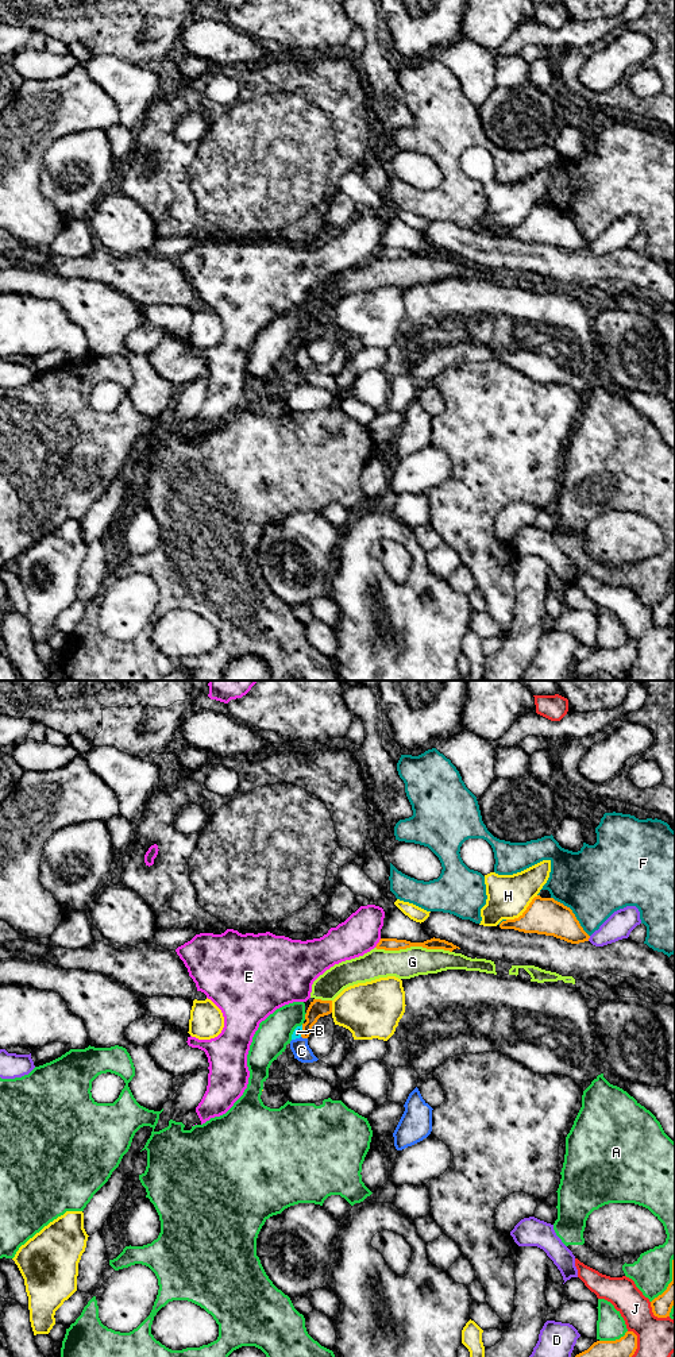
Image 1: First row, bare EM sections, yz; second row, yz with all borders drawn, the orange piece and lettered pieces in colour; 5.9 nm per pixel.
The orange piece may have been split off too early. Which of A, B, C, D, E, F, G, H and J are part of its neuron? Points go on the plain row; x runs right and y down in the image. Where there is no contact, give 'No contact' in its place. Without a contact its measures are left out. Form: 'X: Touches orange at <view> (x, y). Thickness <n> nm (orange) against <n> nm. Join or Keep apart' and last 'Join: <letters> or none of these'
A: Touches orange at yz (613, 650). Thickness 170 nm (orange) against 170 nm. Keep apart
B: Touches orange at yz (303, 339). Thickness 100 nm (orange) against 50 nm. Keep apart
C: Touches orange at yz (304, 346). Thickness 100 nm (orange) against 110 nm. Keep apart
D: Touches orange at yz (589, 246). Thickness 200 nm (orange) against 160 nm. Keep apart
E: Touches orange at yz (378, 251). Thickness 80 nm (orange) against 240 nm. Keep apart
F: Touches orange at yz (573, 222). Thickness 220 nm (orange) against 420 nm. Keep apart
G: Touches orange at yz (413, 254). Thickness 80 nm (orange) against 180 nm. Keep apart
H: Touches orange at yz (524, 220). Thickness 220 nm (orange) against 260 nm. Keep apart
J: Touches orange at yz (635, 659). Thickness 170 nm (orange) against 240 nm. Keep apart
Join: none of these

